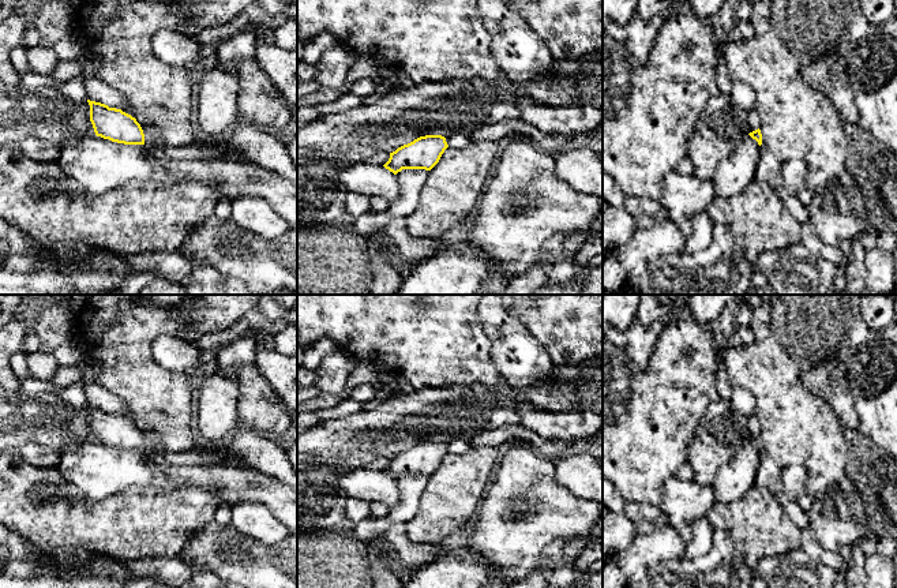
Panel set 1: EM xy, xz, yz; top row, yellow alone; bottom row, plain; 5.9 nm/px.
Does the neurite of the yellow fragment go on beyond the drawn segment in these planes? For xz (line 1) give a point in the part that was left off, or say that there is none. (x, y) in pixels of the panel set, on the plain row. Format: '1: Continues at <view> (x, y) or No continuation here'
1: No continuation here

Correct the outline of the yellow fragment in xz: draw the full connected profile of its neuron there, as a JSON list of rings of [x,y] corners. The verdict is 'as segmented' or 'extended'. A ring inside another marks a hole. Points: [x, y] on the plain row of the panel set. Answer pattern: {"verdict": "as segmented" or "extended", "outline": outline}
{"verdict": "as segmented", "outline": [[[442,441],[420,442],[390,458],[390,464],[383,472],[394,480],[402,475],[431,476],[447,453],[446,443]]]}

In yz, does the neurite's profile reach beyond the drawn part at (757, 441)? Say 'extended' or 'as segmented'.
extended

